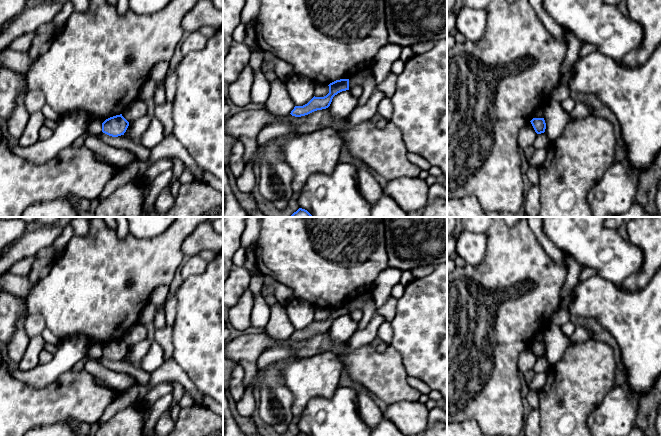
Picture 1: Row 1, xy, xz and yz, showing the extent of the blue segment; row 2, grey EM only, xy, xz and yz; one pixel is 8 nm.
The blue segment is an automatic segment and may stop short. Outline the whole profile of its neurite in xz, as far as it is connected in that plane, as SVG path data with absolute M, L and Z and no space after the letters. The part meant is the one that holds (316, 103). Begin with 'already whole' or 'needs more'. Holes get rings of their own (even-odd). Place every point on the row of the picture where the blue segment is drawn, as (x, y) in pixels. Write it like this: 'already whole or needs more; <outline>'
already whole; M349 79L336 80L329 85L329 93L324 97L313 97L307 104L303 106L295 106L291 111L291 115L301 117L308 115L314 111L326 109L330 106L335 95L342 91L349 90Z

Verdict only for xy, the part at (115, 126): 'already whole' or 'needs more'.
already whole

